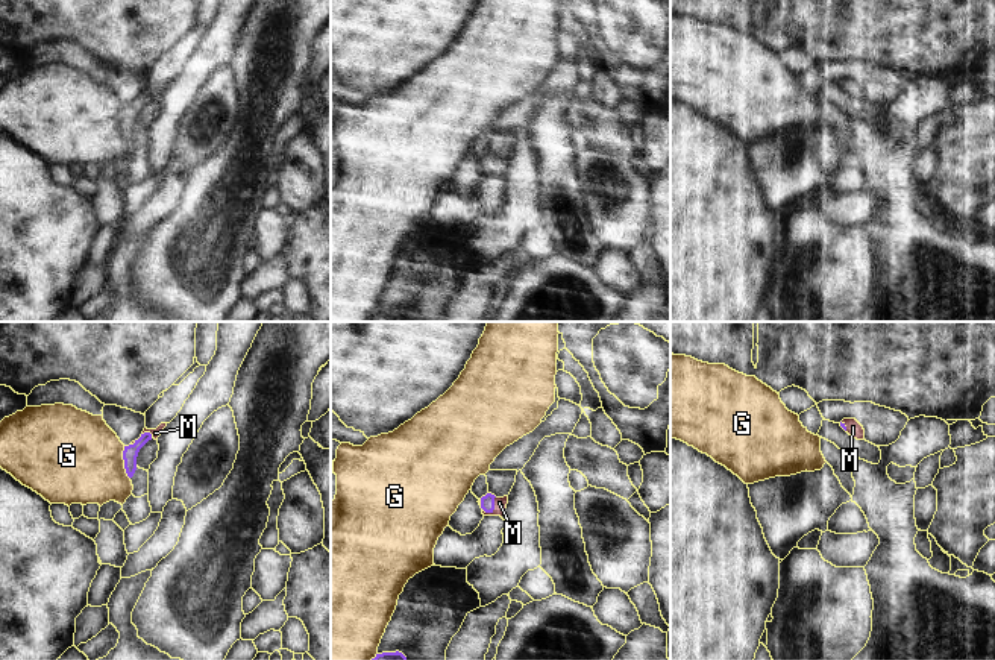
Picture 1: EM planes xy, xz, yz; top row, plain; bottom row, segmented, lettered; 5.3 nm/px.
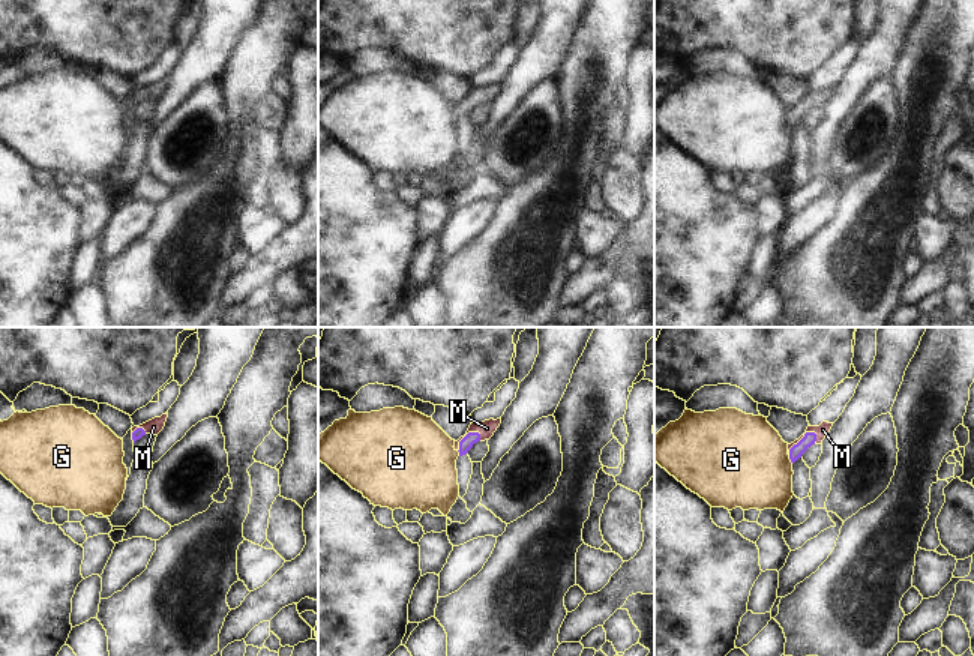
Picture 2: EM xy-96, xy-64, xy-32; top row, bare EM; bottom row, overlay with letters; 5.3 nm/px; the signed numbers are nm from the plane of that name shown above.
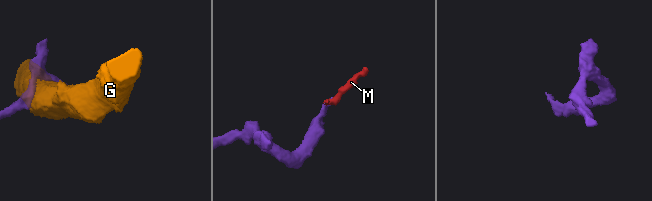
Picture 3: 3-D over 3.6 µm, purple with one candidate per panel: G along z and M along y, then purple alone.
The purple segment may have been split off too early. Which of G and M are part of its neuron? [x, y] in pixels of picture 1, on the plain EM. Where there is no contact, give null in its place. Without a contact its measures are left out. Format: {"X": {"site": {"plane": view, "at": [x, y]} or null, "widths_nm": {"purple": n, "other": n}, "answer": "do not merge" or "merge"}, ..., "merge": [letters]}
{"G": {"site": {"plane": "xy", "at": [125, 123]}, "widths_nm": {"purple": 80, "other": 480}, "answer": "do not merge"}, "M": {"site": {"plane": "xz", "at": [493, 167]}, "widths_nm": {"purple": 80, "other": 60}, "answer": "merge"}, "merge": ["M"]}

